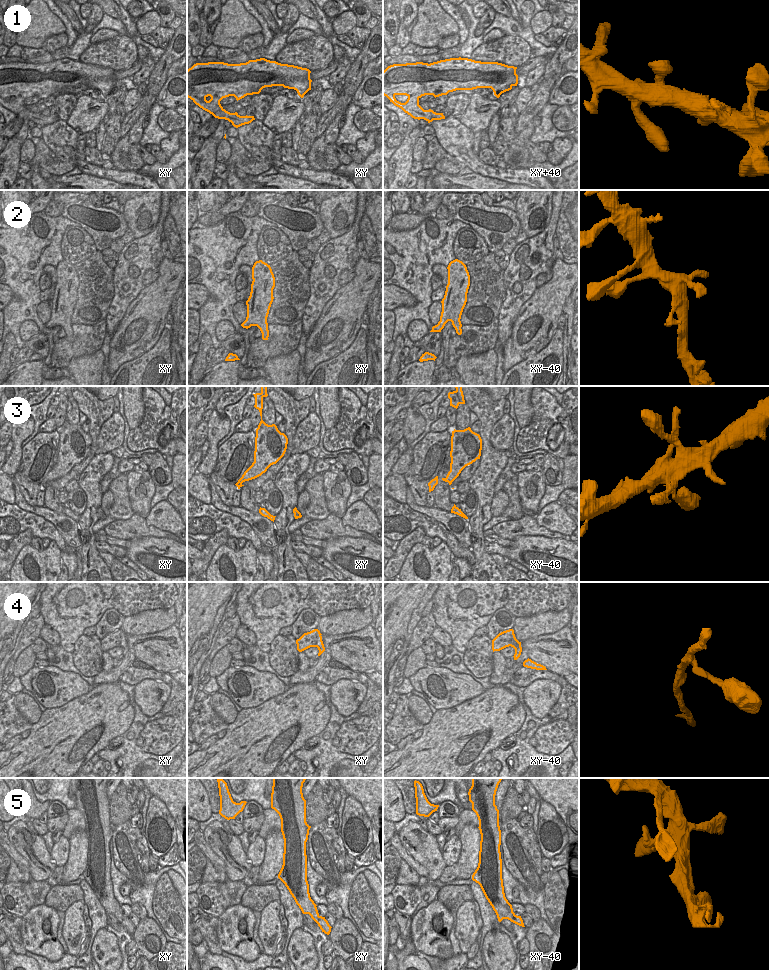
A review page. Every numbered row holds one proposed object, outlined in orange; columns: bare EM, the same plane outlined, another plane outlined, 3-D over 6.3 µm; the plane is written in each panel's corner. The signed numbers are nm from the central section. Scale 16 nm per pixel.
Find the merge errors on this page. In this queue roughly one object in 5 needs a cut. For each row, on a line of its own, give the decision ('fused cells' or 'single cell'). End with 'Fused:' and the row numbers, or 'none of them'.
1: single cell
2: single cell
3: single cell
4: single cell
5: single cell
Fused: none of them

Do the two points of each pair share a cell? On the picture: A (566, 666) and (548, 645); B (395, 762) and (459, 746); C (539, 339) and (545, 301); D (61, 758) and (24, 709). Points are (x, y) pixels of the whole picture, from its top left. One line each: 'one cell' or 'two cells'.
A: one cell
B: one cell
C: one cell
D: two cells

